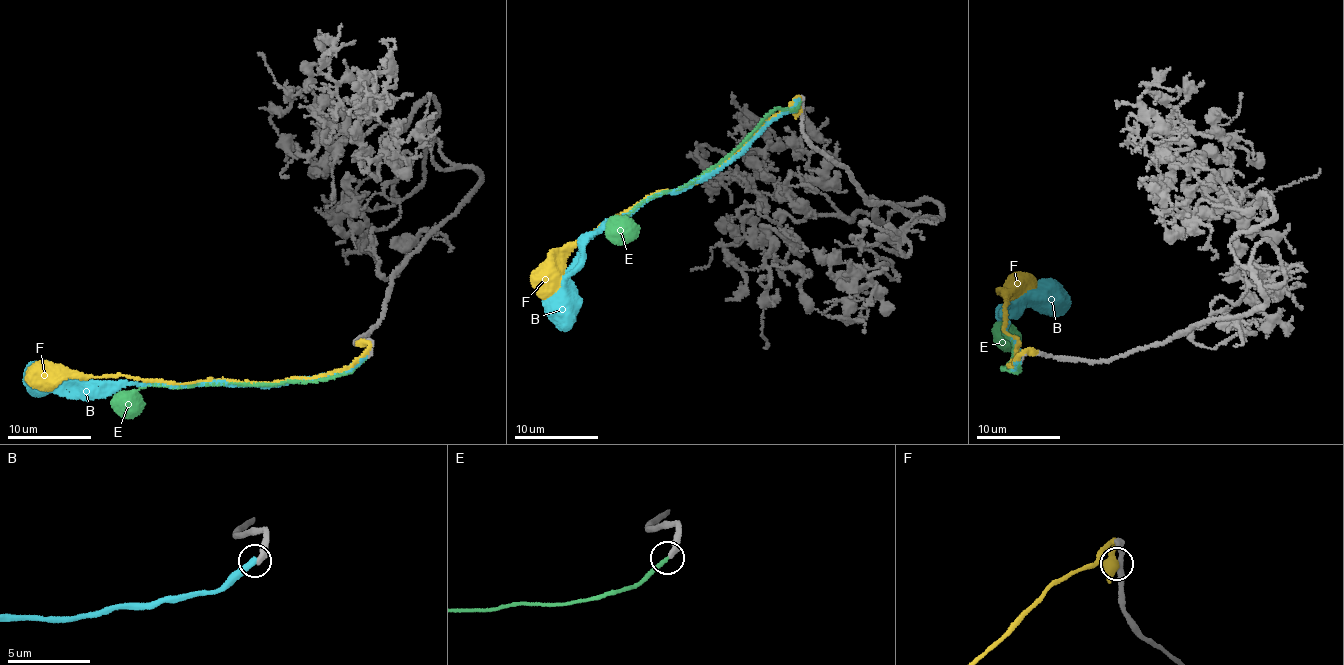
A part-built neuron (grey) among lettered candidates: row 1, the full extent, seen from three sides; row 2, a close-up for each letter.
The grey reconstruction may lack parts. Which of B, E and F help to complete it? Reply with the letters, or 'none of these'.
B

